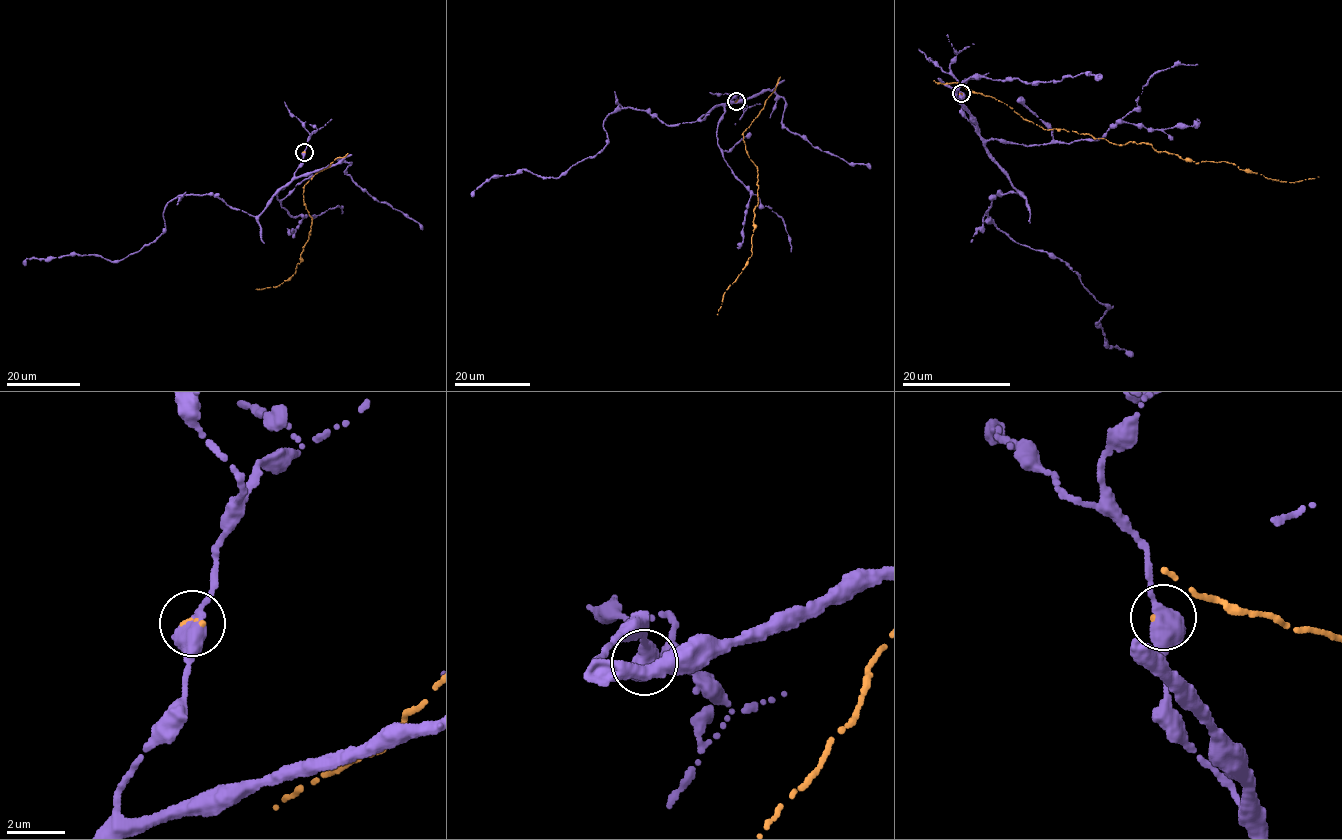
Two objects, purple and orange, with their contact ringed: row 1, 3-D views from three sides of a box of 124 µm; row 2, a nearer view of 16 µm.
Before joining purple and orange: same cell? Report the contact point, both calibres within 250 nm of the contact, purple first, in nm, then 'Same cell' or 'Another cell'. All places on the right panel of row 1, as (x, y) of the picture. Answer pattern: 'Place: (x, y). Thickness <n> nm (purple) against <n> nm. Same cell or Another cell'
Place: (961, 93). Thickness 440 nm (purple) against 160 nm. Another cell

